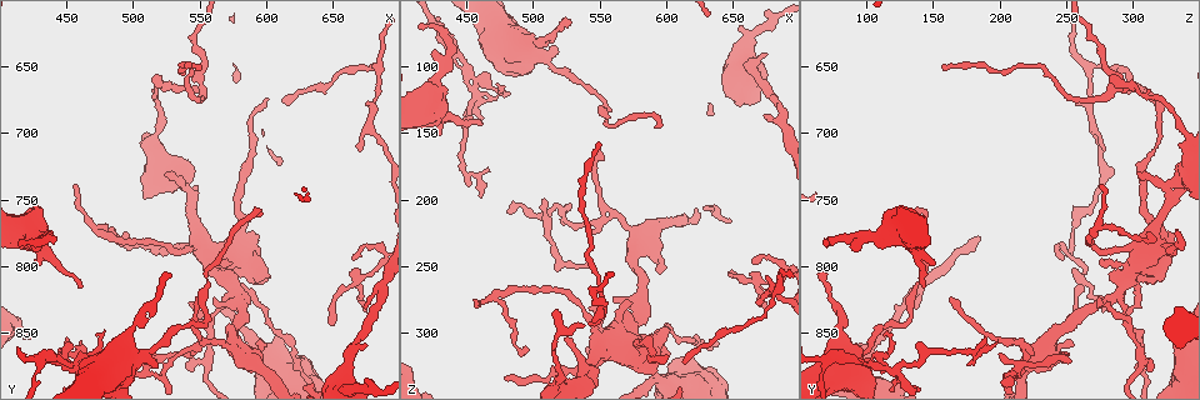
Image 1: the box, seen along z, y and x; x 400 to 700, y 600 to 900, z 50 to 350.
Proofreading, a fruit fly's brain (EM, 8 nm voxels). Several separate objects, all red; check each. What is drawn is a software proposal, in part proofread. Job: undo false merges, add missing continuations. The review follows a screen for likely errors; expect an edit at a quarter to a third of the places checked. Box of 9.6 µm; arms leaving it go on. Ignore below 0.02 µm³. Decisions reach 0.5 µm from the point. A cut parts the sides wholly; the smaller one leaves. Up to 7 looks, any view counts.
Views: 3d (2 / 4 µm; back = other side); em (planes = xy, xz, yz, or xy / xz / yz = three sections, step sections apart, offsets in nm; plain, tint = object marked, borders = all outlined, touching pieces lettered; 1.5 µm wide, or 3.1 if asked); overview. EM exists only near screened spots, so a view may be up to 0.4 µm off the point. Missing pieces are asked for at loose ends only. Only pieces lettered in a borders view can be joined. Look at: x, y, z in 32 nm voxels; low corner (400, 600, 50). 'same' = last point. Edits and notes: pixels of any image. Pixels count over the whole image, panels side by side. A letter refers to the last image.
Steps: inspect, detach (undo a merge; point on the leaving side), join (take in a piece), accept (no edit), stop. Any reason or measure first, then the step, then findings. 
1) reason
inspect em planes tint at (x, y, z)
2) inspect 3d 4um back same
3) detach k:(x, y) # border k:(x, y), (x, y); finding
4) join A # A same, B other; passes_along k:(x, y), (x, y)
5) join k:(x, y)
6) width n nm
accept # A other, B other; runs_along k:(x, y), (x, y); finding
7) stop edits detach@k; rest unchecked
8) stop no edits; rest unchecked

sharp bend
inspect 3d 2um at (546, 666, 294)

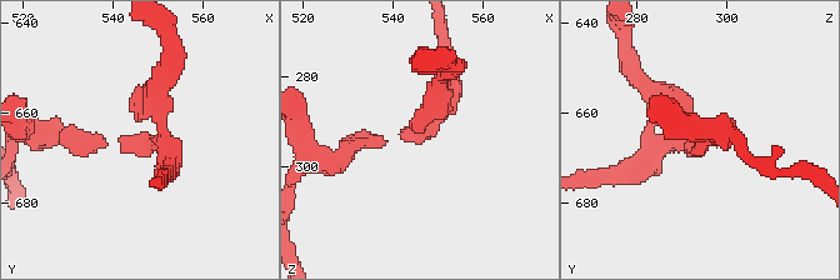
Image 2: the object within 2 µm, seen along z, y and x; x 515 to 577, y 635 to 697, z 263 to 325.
arms 3
inspect em yz step 8 tint at (545, 667, 292)

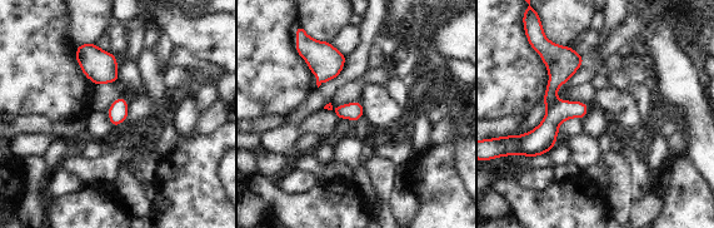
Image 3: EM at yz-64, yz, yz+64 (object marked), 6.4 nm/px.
cut it another way
inspect em planes borders same

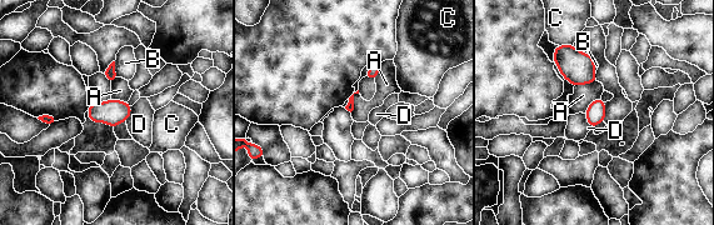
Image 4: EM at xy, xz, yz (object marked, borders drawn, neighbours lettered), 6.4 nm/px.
width 130 nm
accept # A other, B other, C other, D other; border 4:(358, 93), (354, 95), (350, 111); continuous, no second neuron

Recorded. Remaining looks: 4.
tapers out
inspect em yz step 4 borders at (506, 864, 200)

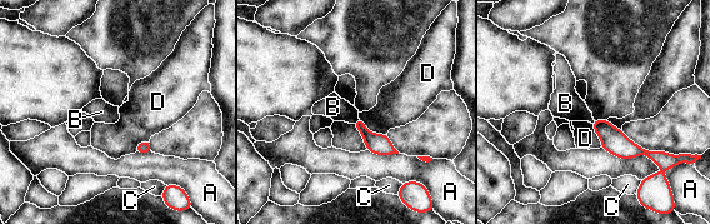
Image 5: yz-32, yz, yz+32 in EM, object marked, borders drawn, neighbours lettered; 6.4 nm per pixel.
longest_contact A 420 nm
accept # A other, B other, C other, D other; no lettered piece goes on from it

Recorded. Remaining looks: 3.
thick turns thin
inspect em planes plain at (502, 844, 84)

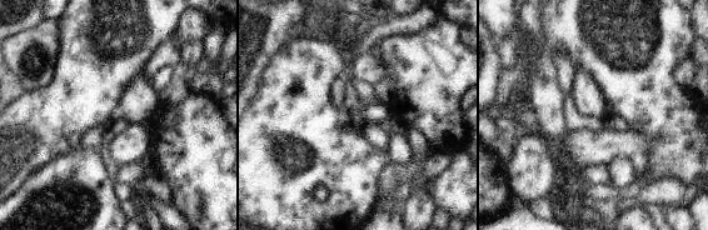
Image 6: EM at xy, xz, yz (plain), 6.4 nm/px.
with the object marked
inspect em planes tint same

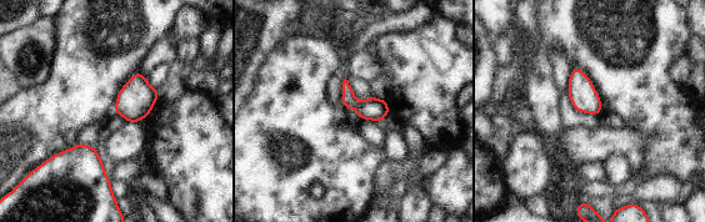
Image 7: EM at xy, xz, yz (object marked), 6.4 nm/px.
what lies round it
inspect em planes borders same

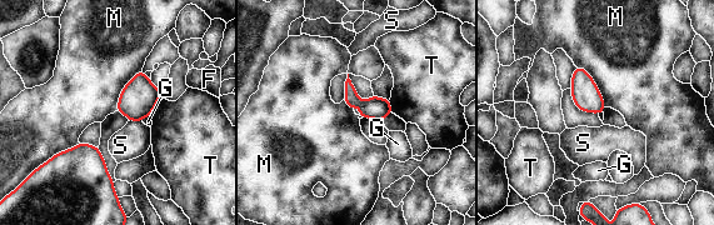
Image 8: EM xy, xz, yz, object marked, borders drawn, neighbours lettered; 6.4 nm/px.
accept # F other, G other, M other, S other, T other; border 8:(575, 65), (592, 78), (605, 106); one neuron here

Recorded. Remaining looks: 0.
stop no edits; rest unchecked

